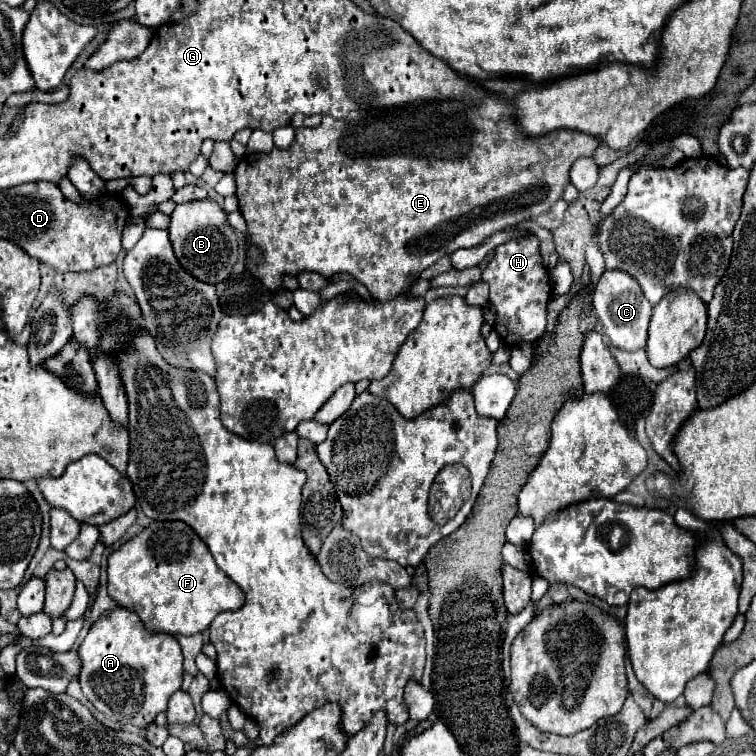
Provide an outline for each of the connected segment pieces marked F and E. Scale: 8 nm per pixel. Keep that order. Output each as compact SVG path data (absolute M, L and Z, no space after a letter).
M155 520L143 532L121 544L109 556L109 596L123 608L131 608L139 614L145 628L151 632L167 632L167 634L183 634L191 636L209 628L213 618L225 610L239 610L245 602L243 590L217 568L209 548L199 540L197 532L189 528L185 522L165 522Z
M419 100L417 104L407 104L401 108L371 108L351 112L343 120L323 116L323 122L317 128L297 128L295 140L289 148L273 148L271 152L251 152L239 160L235 168L235 180L239 210L247 222L245 246L257 246L263 254L259 260L247 258L245 268L269 292L281 290L285 276L297 276L301 272L319 272L321 276L331 278L333 274L349 272L371 292L375 300L391 300L393 296L405 292L421 276L421 272L435 264L441 256L449 256L459 248L473 248L481 244L481 240L485 240L487 236L501 232L507 226L511 228L527 218L535 218L547 212L563 196L569 184L569 170L573 162L581 156L593 156L599 144L601 140L583 132L573 132L573 136L571 132L551 132L549 136L541 136L537 140L533 140L531 136L521 136L521 132L517 132L517 124L513 124L513 108L509 108L509 104L501 104L501 100L481 100L481 104L477 104L477 110L465 110L461 108L461 104L453 104L453 100Z

